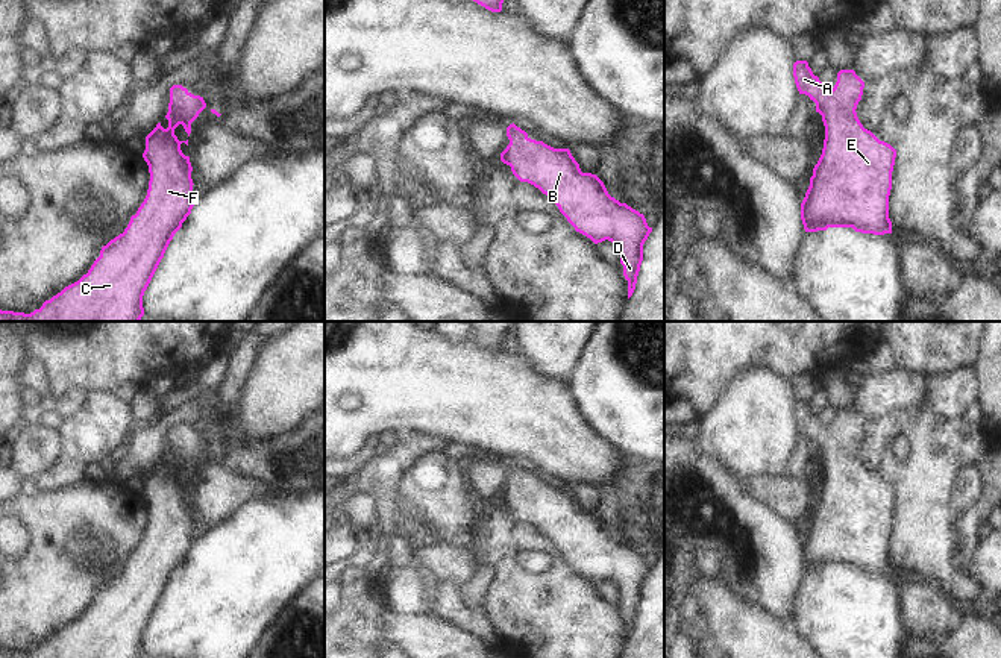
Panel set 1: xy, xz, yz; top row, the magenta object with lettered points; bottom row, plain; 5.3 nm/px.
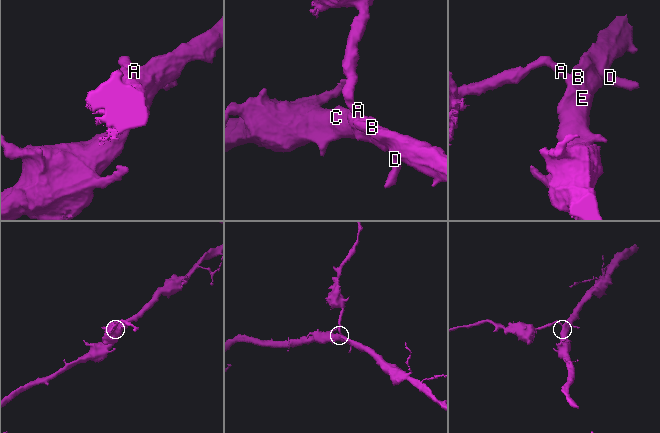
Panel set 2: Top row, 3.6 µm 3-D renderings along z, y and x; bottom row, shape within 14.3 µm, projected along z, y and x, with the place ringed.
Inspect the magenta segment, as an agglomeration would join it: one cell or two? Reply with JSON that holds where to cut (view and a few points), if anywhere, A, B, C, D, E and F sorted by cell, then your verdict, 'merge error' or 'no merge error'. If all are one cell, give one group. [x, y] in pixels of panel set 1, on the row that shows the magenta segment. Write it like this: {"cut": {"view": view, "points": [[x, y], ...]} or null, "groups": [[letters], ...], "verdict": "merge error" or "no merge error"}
{"cut": null, "groups": [["A", "B", "C", "D", "E", "F"]], "verdict": "no merge error"}

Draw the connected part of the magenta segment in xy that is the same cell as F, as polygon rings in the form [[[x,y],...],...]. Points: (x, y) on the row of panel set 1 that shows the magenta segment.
[[[173,85],[170,88],[170,103],[165,118],[168,120],[168,127],[164,129],[161,123],[146,136],[146,150],[143,153],[144,161],[149,165],[150,180],[149,190],[144,202],[138,208],[136,214],[130,217],[130,221],[123,233],[111,240],[102,247],[100,256],[94,261],[86,274],[83,274],[77,282],[65,287],[61,293],[46,300],[39,309],[30,314],[2,311],[0,321],[140,321],[144,315],[143,296],[147,290],[164,253],[173,240],[174,233],[182,227],[182,223],[191,214],[196,203],[196,196],[193,194],[193,179],[191,179],[191,162],[190,156],[185,156],[180,150],[180,144],[187,141],[179,141],[174,135],[174,129],[182,124],[185,132],[191,133],[191,123],[199,117],[199,114],[206,108],[203,97],[191,94],[182,85]]]

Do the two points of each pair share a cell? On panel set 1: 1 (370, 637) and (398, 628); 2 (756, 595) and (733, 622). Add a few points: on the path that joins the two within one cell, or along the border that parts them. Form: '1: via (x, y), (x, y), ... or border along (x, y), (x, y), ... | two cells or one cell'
1: border along (393, 610), (385, 622), (385, 632), (393, 642) | two cells
2: border along (722, 579), (743, 604), (760, 608), (778, 622) | two cells

